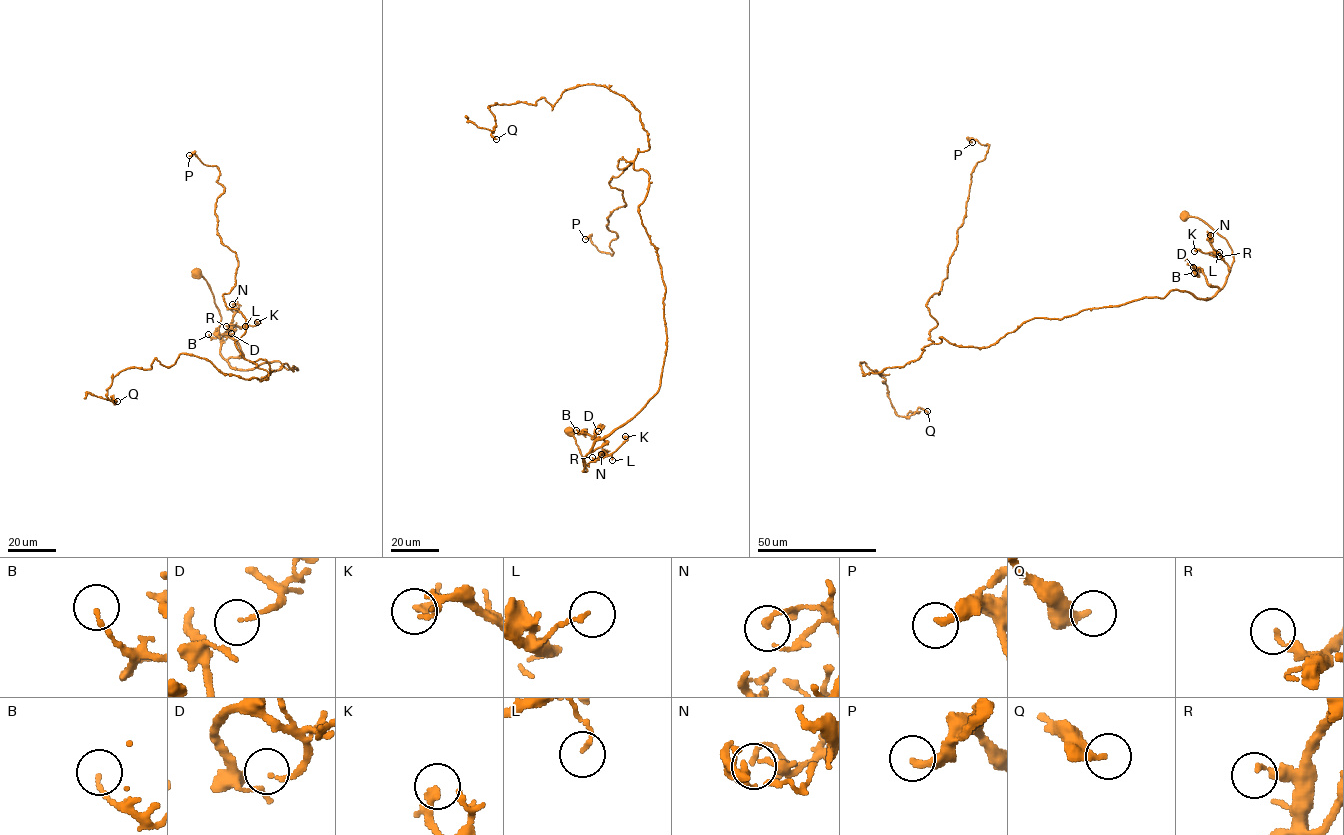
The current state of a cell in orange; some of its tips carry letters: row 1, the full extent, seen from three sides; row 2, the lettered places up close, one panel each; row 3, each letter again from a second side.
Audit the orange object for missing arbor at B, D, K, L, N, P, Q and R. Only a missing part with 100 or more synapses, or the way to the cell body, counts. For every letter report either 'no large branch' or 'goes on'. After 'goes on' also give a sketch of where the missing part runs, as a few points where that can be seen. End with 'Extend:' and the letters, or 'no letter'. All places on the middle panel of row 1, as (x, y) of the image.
B: no large branch
D: no large branch
K: no large branch
L: no large branch
N: no large branch
P: no large branch
Q: no large branch
R: no large branch
Extend: no letter

